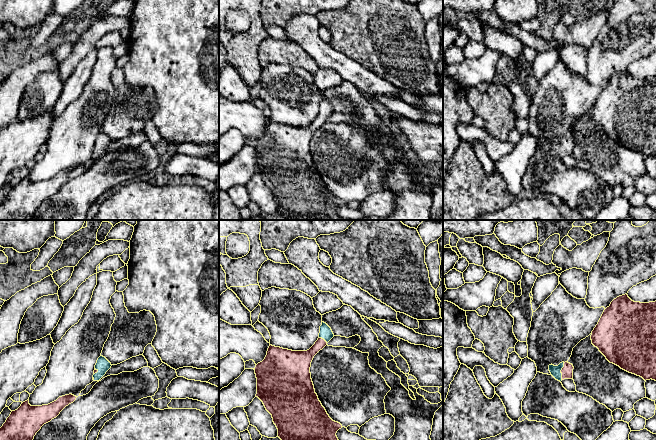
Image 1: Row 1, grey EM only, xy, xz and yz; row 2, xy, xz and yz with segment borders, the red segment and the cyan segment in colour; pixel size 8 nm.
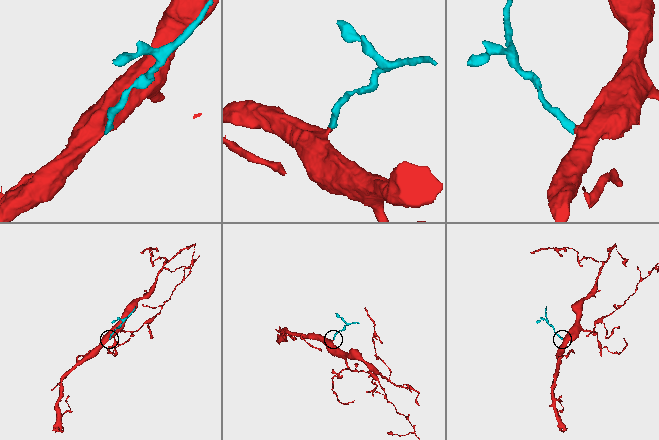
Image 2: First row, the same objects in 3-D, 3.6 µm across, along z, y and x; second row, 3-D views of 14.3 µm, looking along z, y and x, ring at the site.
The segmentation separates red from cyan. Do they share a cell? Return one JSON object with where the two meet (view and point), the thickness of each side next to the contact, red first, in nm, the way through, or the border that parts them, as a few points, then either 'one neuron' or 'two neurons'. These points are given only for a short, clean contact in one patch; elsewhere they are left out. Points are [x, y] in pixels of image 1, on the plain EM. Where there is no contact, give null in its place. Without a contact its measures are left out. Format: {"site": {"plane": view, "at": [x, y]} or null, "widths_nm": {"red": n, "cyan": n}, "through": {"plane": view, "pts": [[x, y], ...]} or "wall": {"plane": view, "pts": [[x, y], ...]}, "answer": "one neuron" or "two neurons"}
{"site": {"plane": "yz", "at": [561, 147]}, "widths_nm": {"red": 100, "cyan": 90}, "through": {"plane": "yz", "pts": [[567, 147], [561, 147], [555, 147]]}, "answer": "one neuron"}

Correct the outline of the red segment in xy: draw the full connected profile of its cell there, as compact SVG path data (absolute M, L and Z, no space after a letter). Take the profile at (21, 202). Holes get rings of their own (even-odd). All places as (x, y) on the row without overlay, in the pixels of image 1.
M69 170L42 182L31 182L29 176L12 187L0 204L0 220L32 220L41 203L56 194L60 188L76 176Z

